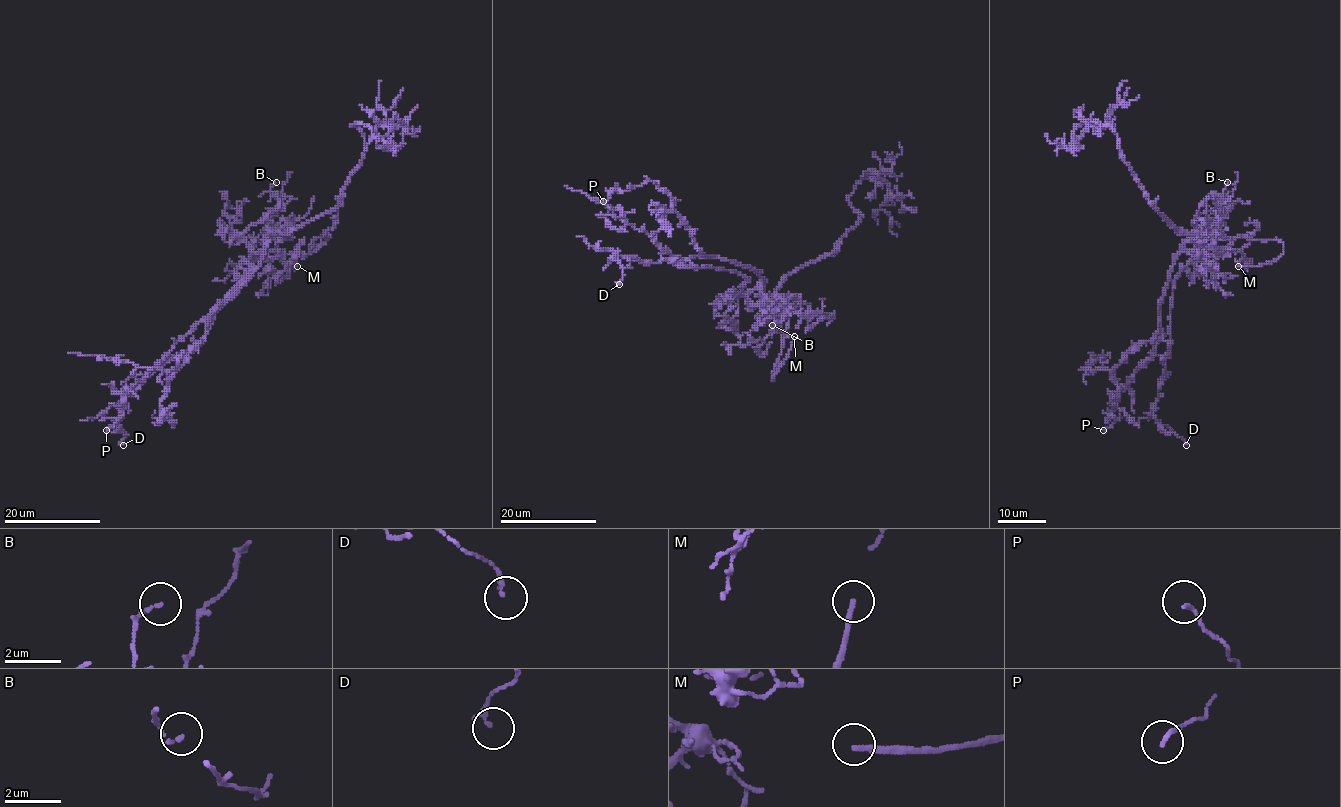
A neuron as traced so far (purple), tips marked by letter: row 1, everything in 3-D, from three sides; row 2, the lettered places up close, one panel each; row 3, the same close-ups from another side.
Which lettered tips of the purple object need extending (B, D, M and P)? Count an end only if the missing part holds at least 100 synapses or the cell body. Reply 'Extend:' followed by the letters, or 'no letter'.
Extend: M

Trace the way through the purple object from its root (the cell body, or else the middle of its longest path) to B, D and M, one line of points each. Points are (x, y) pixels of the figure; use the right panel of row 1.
B: (1200, 232), (1185, 249), (1195, 249), (1197, 238), (1192, 221), (1201, 203), (1209, 194), (1221, 194), (1227, 182)
D: (1200, 232), (1184, 247), (1197, 259), (1174, 282), (1171, 347), (1154, 411), (1155, 421), (1186, 445)
M: (1200, 232), (1206, 238), (1221, 240), (1238, 237), (1278, 239), (1284, 246), (1271, 262), (1238, 266)

